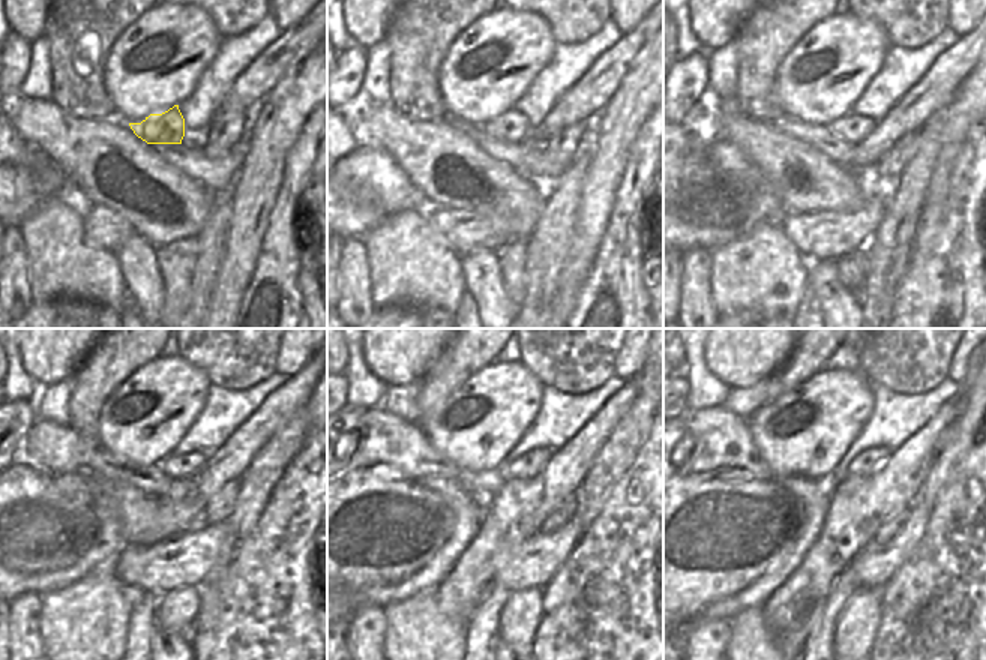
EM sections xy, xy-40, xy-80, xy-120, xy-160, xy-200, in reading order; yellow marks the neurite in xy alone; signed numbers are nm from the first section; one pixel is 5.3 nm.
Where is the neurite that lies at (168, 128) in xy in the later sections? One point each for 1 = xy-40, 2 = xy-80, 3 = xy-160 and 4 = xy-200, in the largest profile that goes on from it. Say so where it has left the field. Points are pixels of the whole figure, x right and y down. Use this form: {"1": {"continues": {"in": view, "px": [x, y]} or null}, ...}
{"1": {"continues": {"in": "xy-40", "px": [512, 126]}}, "2": {"continues": {"in": "xy-80", "px": [853, 128]}}, "3": {"continues": {"in": "xy-160", "px": [527, 465]}}, "4": {"continues": {"in": "xy-200", "px": [869, 459]}}}

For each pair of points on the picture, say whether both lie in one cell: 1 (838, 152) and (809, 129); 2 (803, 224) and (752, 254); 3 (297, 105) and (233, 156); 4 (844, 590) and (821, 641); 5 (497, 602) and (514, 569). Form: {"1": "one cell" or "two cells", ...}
{"1": "one cell", "2": "two cells", "3": "two cells", "4": "one cell", "5": "two cells"}

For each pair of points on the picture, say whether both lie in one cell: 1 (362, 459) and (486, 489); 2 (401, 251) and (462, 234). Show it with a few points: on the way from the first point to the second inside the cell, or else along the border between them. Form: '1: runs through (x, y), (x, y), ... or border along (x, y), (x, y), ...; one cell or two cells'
1: runs through (393, 455), (411, 455), (455, 473); one cell
2: border along (426, 216), (441, 239), (459, 255); two cells

